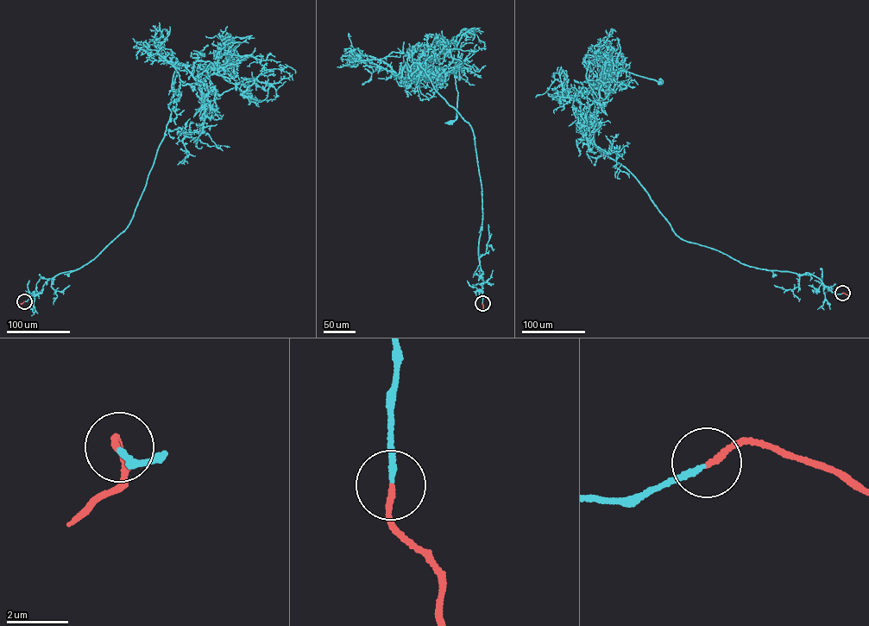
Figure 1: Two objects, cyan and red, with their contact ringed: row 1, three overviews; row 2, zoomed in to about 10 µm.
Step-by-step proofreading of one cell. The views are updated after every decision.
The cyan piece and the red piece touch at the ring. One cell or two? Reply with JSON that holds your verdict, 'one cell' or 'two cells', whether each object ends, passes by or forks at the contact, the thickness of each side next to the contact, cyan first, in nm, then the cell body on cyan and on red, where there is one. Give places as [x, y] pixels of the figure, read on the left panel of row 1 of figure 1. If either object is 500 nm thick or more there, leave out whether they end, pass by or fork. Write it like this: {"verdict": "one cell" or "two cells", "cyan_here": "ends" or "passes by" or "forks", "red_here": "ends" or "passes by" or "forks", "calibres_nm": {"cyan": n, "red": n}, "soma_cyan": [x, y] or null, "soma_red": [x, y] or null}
{"verdict": "one cell", "cyan_here": "ends", "red_here": "ends", "calibres_nm": {"cyan": 150, "red": 170}, "soma_cyan": [211, 92], "soma_red": null}

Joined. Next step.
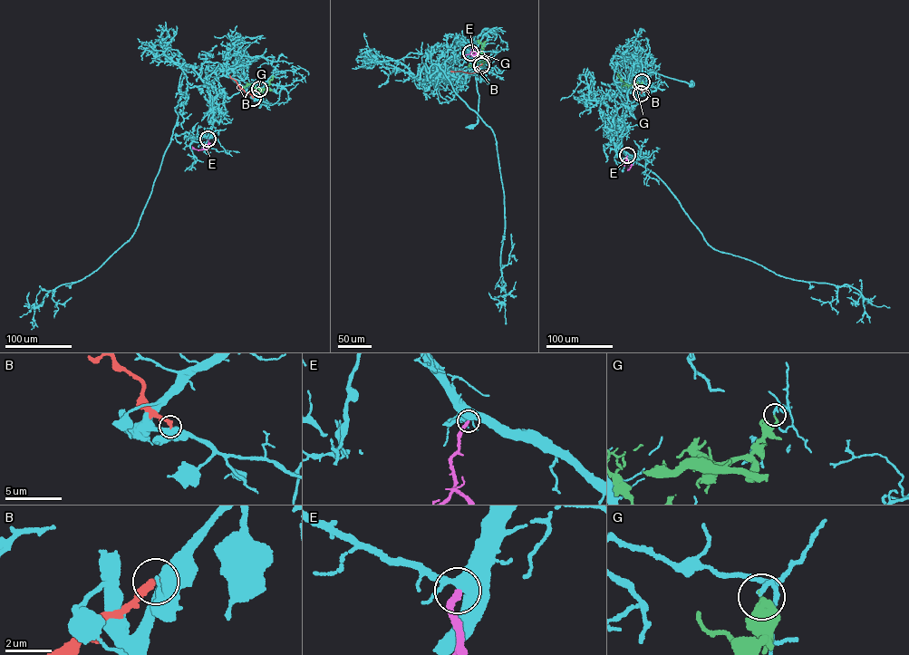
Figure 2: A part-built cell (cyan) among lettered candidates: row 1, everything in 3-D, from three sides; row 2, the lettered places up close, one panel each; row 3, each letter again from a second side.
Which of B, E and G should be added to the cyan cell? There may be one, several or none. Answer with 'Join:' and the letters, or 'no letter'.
Join: no letter

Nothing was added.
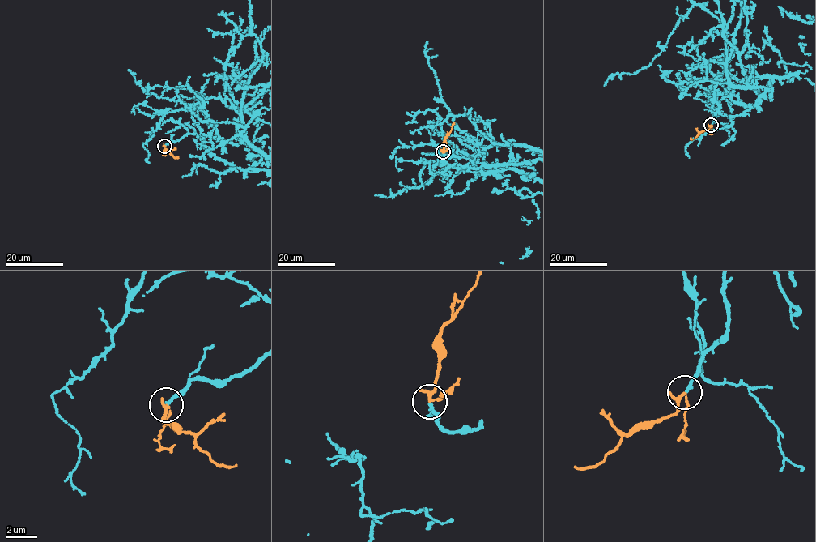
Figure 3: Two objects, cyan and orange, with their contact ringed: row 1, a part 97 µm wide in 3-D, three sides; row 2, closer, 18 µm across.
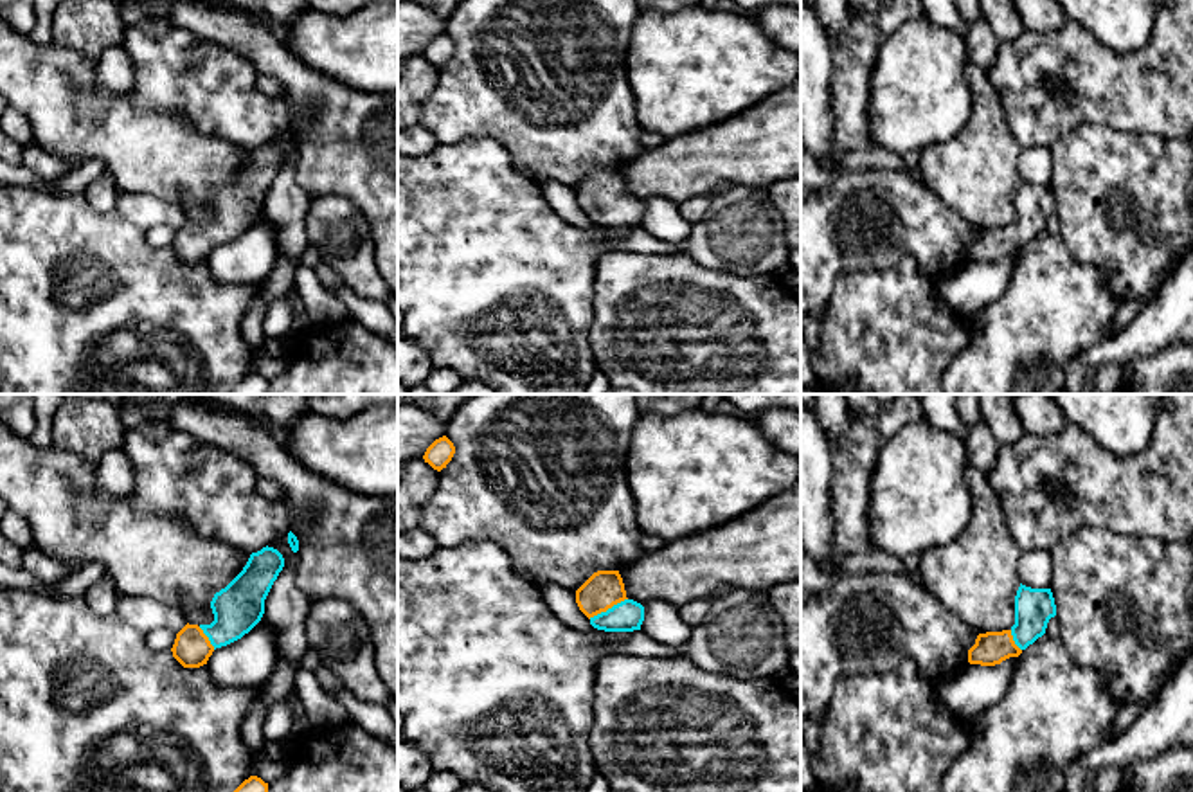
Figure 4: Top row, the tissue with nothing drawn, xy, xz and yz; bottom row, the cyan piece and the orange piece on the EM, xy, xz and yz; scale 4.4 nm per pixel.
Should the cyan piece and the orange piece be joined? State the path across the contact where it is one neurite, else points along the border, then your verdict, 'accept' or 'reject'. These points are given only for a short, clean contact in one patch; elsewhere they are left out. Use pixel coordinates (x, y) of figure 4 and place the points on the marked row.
across xz (627, 616), (609, 609), (603, 602), (603, 589) | accept

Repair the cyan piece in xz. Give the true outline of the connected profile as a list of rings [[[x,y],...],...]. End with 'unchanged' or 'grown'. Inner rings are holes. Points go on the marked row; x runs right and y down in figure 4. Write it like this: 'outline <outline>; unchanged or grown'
outline [[[619,571],[594,572],[576,590],[576,603],[597,630],[633,632],[644,621],[644,607],[626,598]]]; grown

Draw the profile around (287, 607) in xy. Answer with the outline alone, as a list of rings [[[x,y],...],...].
[[[288,533],[274,538],[268,547],[283,554],[284,567],[265,599],[265,621],[275,630],[279,661],[288,661],[299,670],[300,659],[309,648],[304,621],[311,599],[295,583],[299,556],[288,544]]]

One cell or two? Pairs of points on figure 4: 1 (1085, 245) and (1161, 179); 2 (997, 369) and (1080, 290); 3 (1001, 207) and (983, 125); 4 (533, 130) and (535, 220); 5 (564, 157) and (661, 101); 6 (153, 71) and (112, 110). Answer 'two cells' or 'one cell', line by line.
1: one cell
2: one cell
3: one cell
4: two cells
5: two cells
6: two cells

